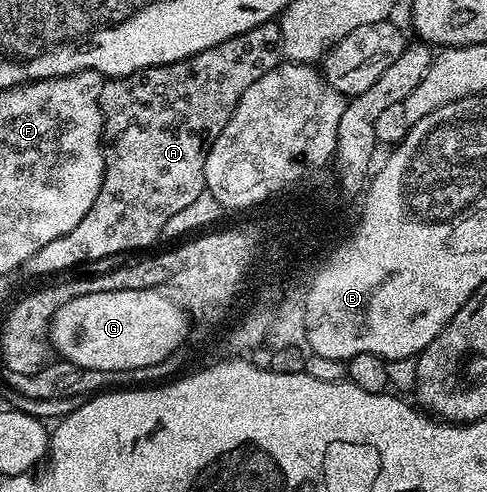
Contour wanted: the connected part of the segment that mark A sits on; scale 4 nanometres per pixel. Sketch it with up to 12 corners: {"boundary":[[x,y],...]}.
{"boundary":[[278,22],[104,82],[103,184],[28,257],[51,275],[160,242],[205,191]]}

